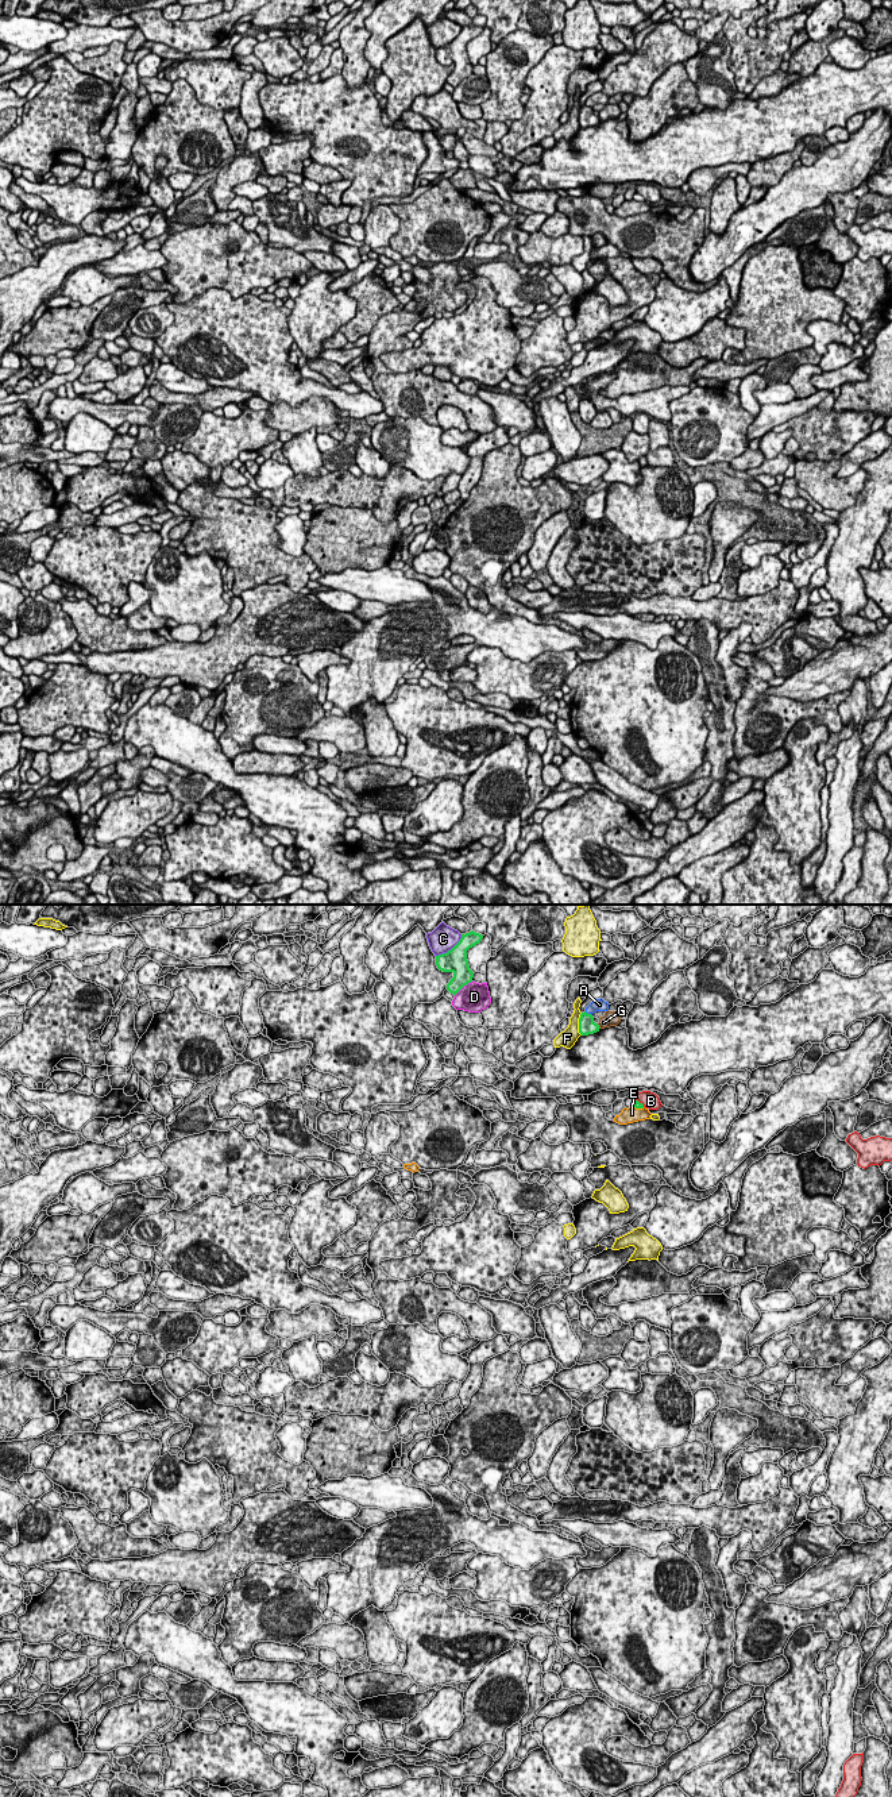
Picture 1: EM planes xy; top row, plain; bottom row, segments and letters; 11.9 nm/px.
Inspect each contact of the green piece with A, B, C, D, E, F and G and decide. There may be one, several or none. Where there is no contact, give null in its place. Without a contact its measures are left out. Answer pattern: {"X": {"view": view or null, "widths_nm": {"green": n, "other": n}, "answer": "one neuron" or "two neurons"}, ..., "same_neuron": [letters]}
{"A": {"view": "xy", "widths_nm": {"green": 190, "other": 160}, "answer": "two neurons"}, "B": {"view": "xy", "widths_nm": {"green": 90, "other": 200}, "answer": "two neurons"}, "C": {"view": "xy", "widths_nm": {"green": 280, "other": 320}, "answer": "two neurons"}, "D": {"view": "xy", "widths_nm": {"green": 220, "other": 340}, "answer": "two neurons"}, "E": {"view": "xy", "widths_nm": {"green": 90, "other": 190}, "answer": "two neurons"}, "F": {"view": "xy", "widths_nm": {"green": 190, "other": 220}, "answer": "two neurons"}, "G": {"view": "xy", "widths_nm": {"green": 190, "other": 190}, "answer": "two neurons"}, "same_neuron": []}

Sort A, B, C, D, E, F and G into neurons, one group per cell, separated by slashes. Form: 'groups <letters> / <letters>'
groups A / B / C / D / E / F / G

